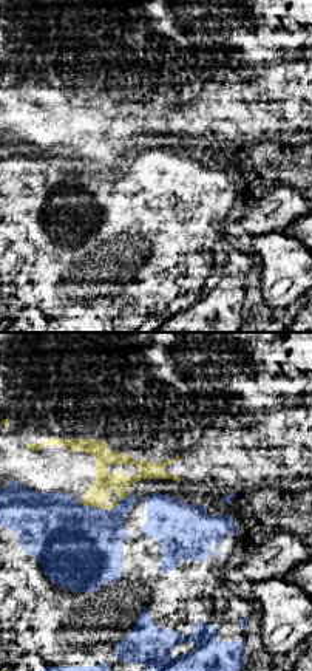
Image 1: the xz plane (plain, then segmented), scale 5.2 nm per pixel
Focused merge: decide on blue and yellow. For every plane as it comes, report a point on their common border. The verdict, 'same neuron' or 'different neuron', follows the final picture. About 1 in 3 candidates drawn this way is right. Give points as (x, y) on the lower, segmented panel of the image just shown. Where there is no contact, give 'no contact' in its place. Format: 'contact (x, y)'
contact (101, 509)

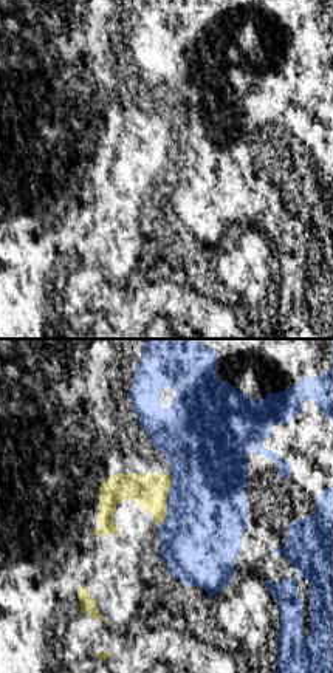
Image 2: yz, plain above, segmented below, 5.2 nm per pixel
contact (168, 495)

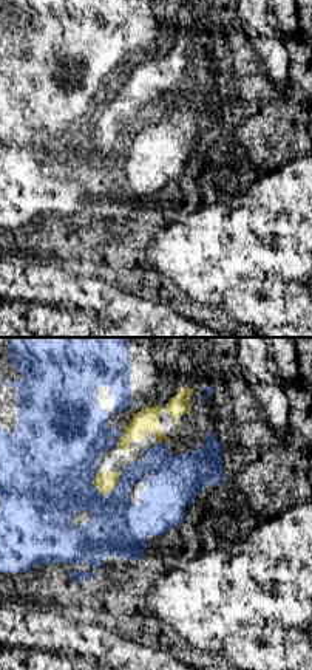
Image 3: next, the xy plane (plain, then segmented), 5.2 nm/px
contact (111, 491)

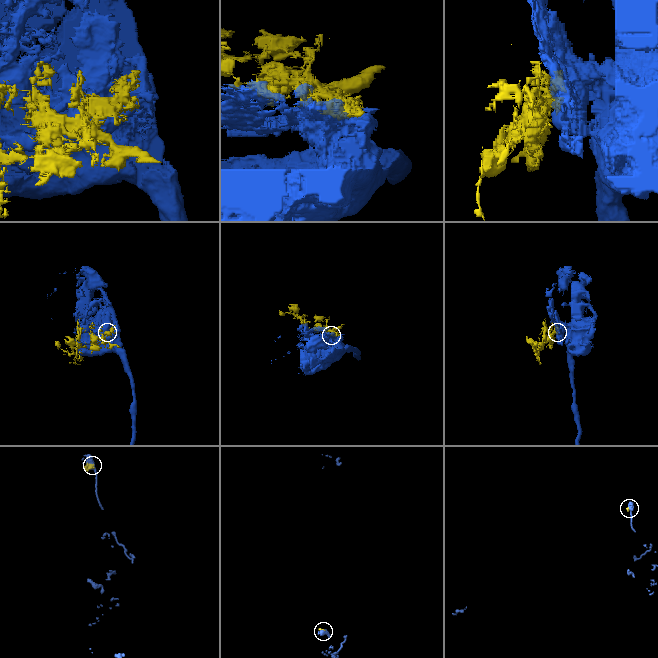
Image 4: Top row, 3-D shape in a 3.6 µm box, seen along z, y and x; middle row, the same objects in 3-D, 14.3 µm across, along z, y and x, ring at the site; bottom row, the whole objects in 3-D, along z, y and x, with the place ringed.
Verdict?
different neuron

